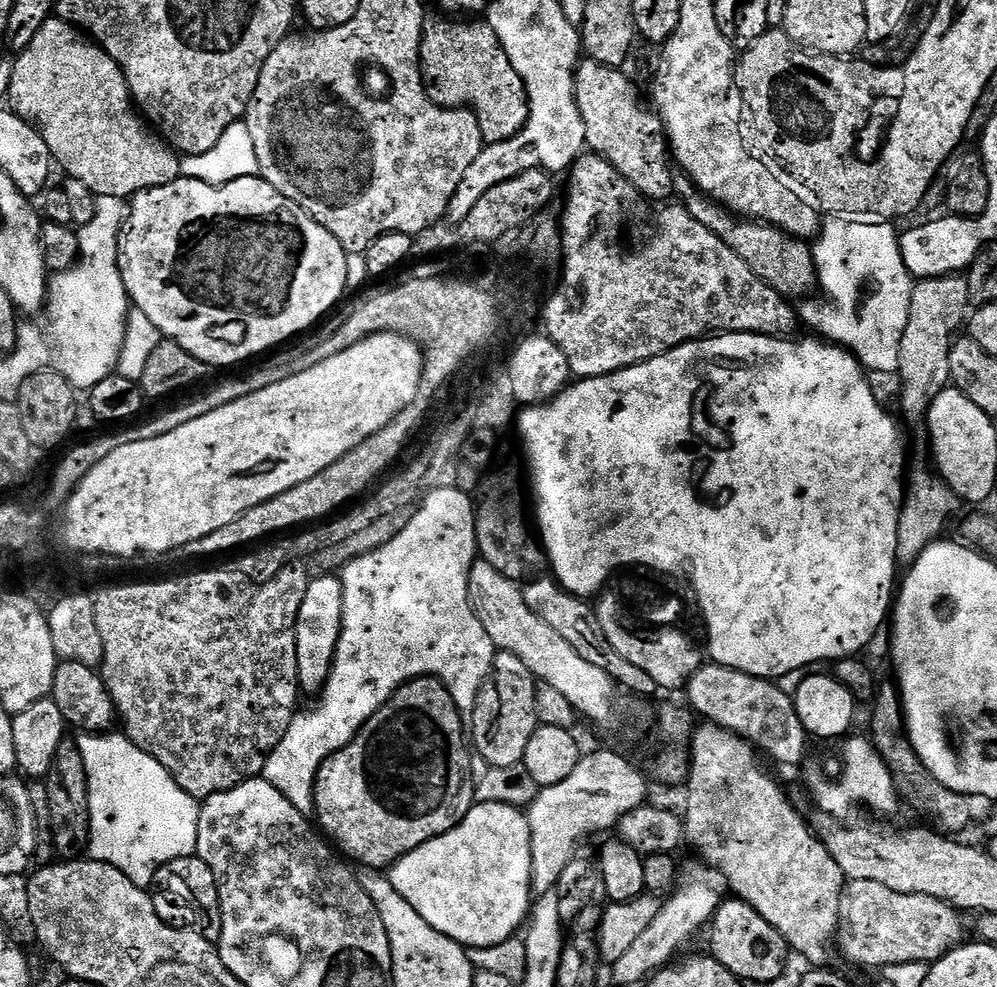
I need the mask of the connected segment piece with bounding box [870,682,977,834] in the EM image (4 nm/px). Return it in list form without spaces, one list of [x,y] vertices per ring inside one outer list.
[[[882,683],[875,689],[875,700],[870,704],[872,709],[872,732],[870,739],[878,750],[878,754],[886,762],[896,784],[896,790],[905,801],[908,800],[920,812],[925,812],[933,820],[935,827],[944,834],[960,834],[963,828],[972,824],[976,816],[977,801],[971,796],[963,796],[961,792],[950,790],[926,770],[926,766],[918,758],[914,746],[908,740],[908,725],[904,718],[904,703],[900,701],[900,689],[895,683]]]

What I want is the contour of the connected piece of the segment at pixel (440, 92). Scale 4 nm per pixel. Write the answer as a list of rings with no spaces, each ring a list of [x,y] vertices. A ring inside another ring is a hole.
[[[425,15],[420,39],[420,75],[424,77],[426,94],[439,108],[467,108],[472,111],[478,118],[485,145],[514,138],[528,123],[528,91],[518,70],[514,70],[510,58],[506,58],[506,50],[502,50],[498,34],[494,34],[492,27],[480,18],[469,19],[472,20],[469,24],[463,24],[456,20],[460,18],[440,16]]]

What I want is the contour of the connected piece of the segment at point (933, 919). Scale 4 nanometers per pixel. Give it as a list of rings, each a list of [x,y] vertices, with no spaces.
[[[848,880],[840,913],[838,952],[840,948],[852,964],[876,970],[902,962],[931,965],[965,943],[963,918],[952,905],[926,894],[898,894],[882,882]]]

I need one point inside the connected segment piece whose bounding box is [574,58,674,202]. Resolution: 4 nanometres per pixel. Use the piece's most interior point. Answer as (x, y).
(618, 128)

